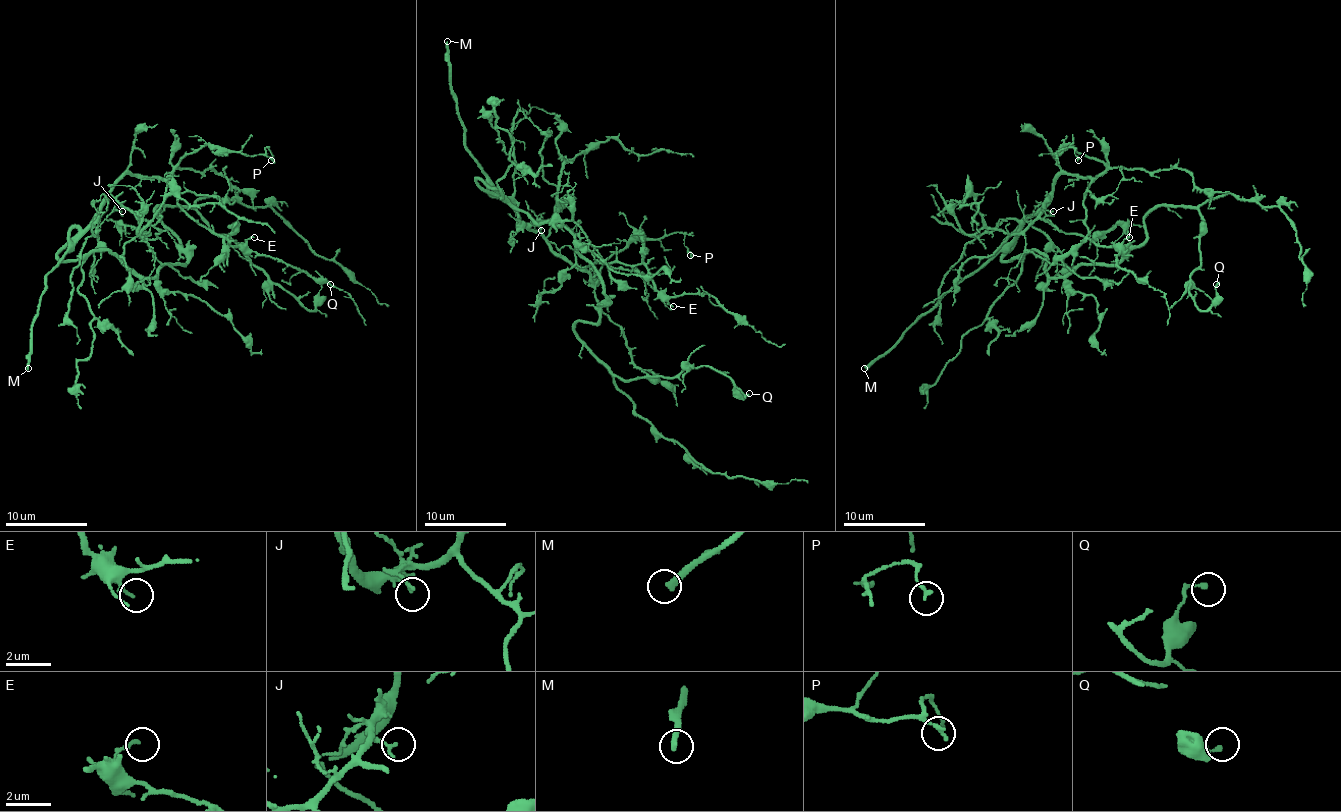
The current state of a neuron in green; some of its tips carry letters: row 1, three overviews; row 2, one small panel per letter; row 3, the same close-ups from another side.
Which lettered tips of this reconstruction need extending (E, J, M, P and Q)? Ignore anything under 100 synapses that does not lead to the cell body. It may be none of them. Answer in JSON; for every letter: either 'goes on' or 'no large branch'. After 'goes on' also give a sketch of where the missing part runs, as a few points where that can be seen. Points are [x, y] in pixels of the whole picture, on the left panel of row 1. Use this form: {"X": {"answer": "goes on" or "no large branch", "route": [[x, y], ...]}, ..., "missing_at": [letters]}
{"E": {"answer": "no large branch"}, "J": {"answer": "no large branch"}, "M": {"answer": "goes on", "route": [[28, 368], [32, 390], [26, 398], [30, 400], [34, 362], [63, 327], [73, 321], [69, 219], [61, 203]]}, "P": {"answer": "no large branch"}, "Q": {"answer": "no large branch"}, "missing_at": ["M"]}

